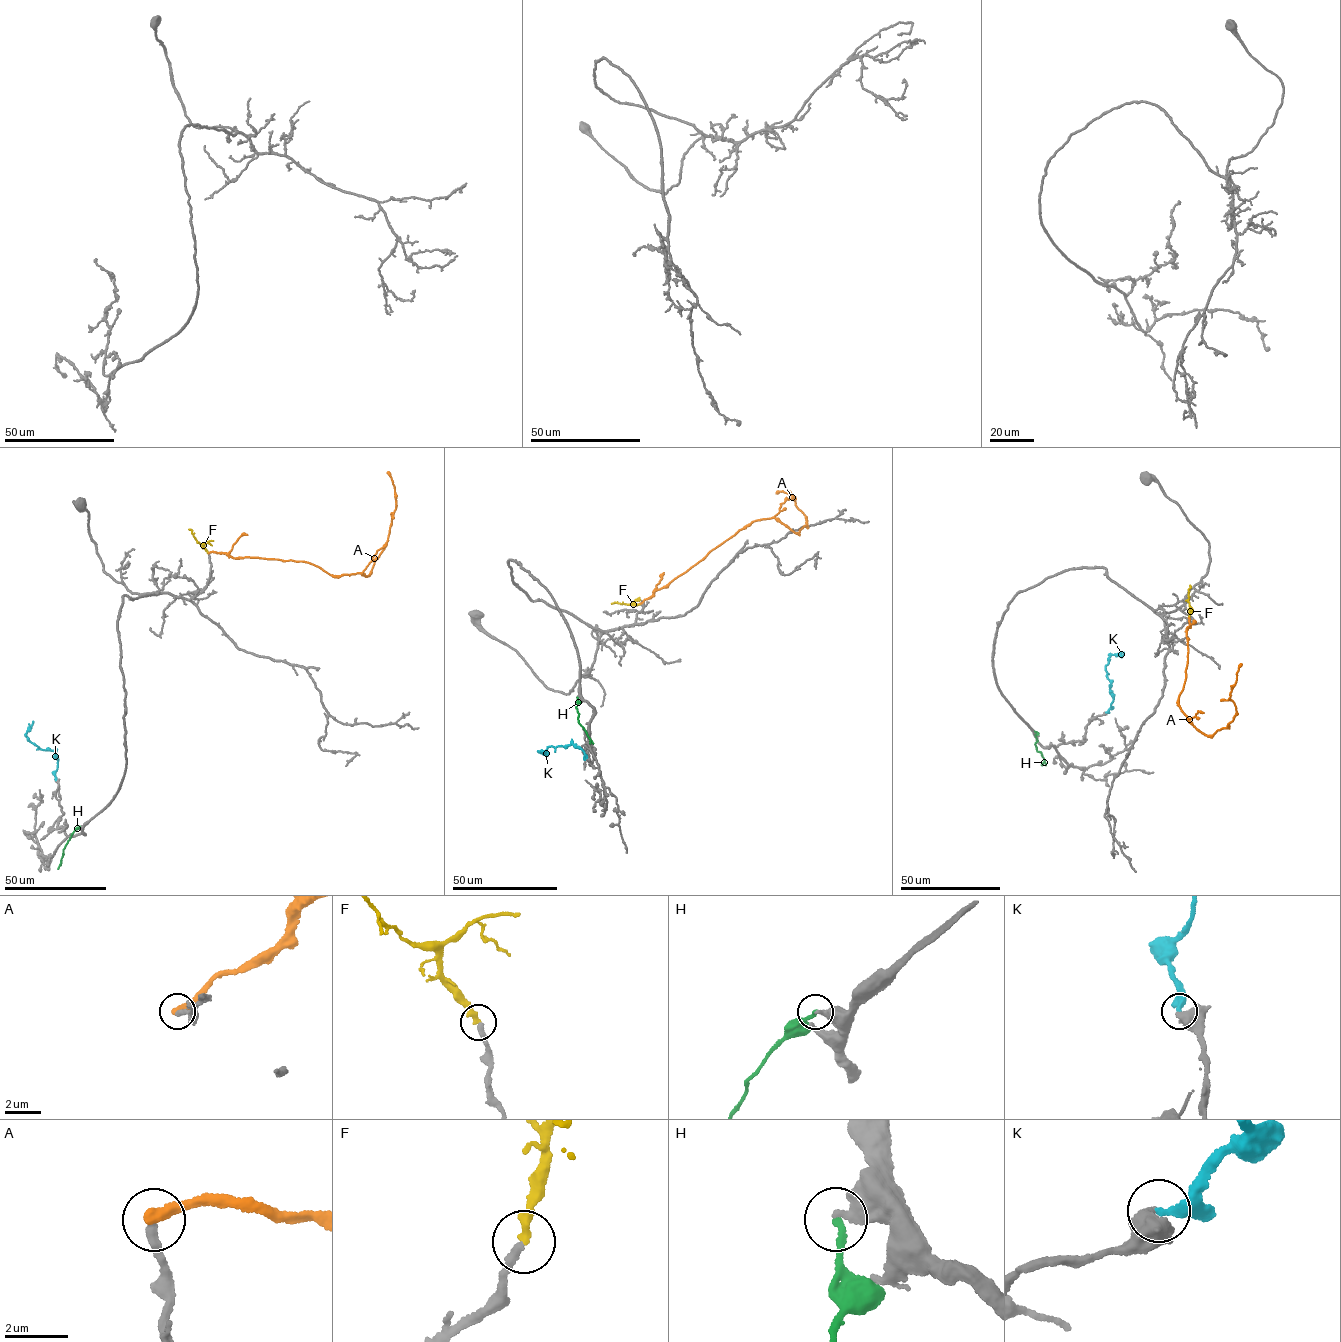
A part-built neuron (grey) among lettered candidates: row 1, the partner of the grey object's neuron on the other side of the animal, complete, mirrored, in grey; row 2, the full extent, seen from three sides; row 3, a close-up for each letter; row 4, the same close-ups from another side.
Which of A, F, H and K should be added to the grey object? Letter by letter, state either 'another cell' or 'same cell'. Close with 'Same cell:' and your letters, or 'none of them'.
A: another cell
F: same cell
H: another cell
K: same cell
Same cell: F, K

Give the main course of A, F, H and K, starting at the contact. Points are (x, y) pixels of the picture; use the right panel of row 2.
A: (1189, 618), (1186, 675), (1178, 702), (1204, 734), (1227, 727), (1237, 713), (1229, 699), (1241, 663)
F: (1188, 618), (1190, 585)
H: (1035, 731), (1036, 750), (1044, 761), (1041, 765)
K: (1106, 712), (1113, 701), (1106, 665), (1112, 654), (1121, 656), (1123, 652)

